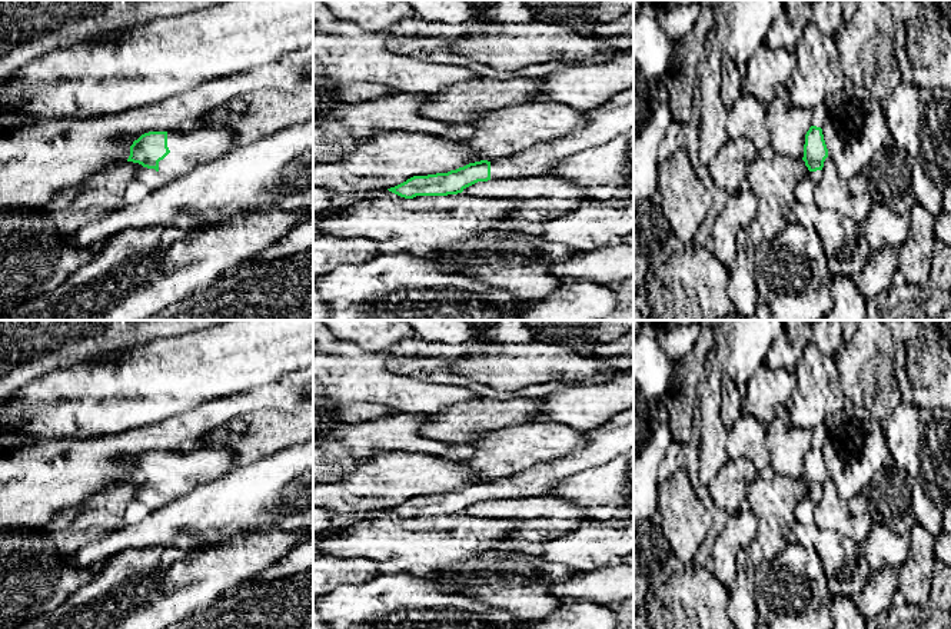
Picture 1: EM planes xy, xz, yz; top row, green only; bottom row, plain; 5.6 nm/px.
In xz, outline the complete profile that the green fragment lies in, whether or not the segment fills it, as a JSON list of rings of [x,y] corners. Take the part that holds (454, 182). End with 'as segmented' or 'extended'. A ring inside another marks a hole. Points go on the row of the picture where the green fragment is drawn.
[[[634,87],[616,94],[605,104],[586,112],[588,126],[561,139],[538,144],[508,157],[469,163],[448,173],[413,176],[388,189],[413,199],[416,196],[448,196],[491,179],[545,176],[569,156],[601,146],[634,129]]]; extended

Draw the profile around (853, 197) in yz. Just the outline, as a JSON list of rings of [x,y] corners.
[[[829,156],[824,162],[822,177],[814,186],[812,197],[821,210],[835,210],[859,224],[865,222],[874,204],[865,172],[845,180]]]

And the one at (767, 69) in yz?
[[[764,43],[745,66],[742,91],[768,104],[778,86],[787,86],[797,67],[794,53],[784,49],[771,49]]]

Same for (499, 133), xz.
[[[533,100],[512,107],[485,112],[479,114],[473,127],[473,136],[465,142],[476,150],[476,159],[473,160],[475,163],[481,160],[491,162],[495,159],[508,157],[538,144],[561,139],[579,129],[588,127],[588,117],[586,112],[575,110],[562,103]]]

